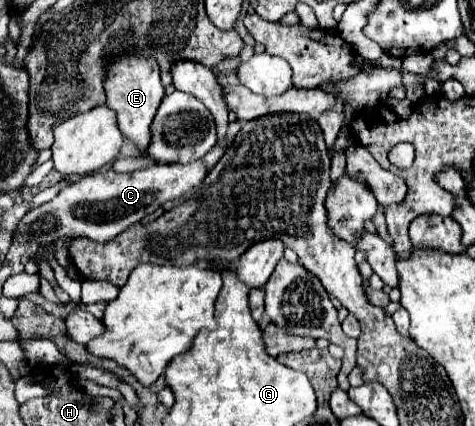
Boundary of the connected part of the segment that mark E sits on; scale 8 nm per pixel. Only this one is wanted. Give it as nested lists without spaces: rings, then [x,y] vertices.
[[[121,55],[121,59],[117,59],[117,63],[113,63],[109,69],[109,79],[105,79],[105,93],[107,105],[117,113],[119,131],[131,139],[141,155],[145,155],[151,143],[151,123],[165,95],[157,63],[153,63],[153,59],[141,59],[139,55]]]

